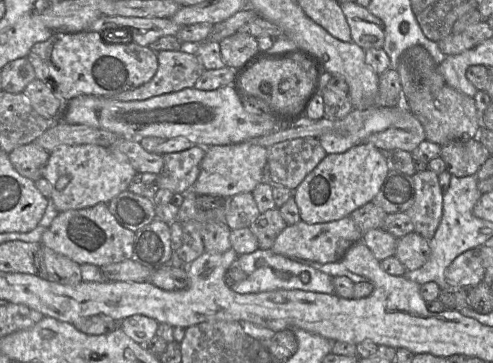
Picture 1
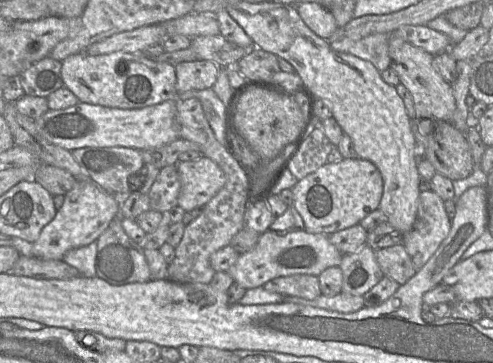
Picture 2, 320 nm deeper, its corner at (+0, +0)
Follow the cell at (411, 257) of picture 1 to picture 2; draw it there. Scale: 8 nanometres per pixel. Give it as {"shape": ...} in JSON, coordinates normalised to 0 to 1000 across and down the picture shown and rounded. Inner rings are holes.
{"shape":[[[817,669],[767,686],[761,705],[777,758],[811,785],[824,780],[844,752]]]}

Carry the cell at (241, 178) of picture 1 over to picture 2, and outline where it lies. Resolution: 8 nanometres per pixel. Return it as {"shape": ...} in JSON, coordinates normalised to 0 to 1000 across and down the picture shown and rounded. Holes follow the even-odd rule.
{"shape":[[[418,430],[359,449],[365,490],[361,567],[375,584],[412,573],[456,510],[458,482]]]}

